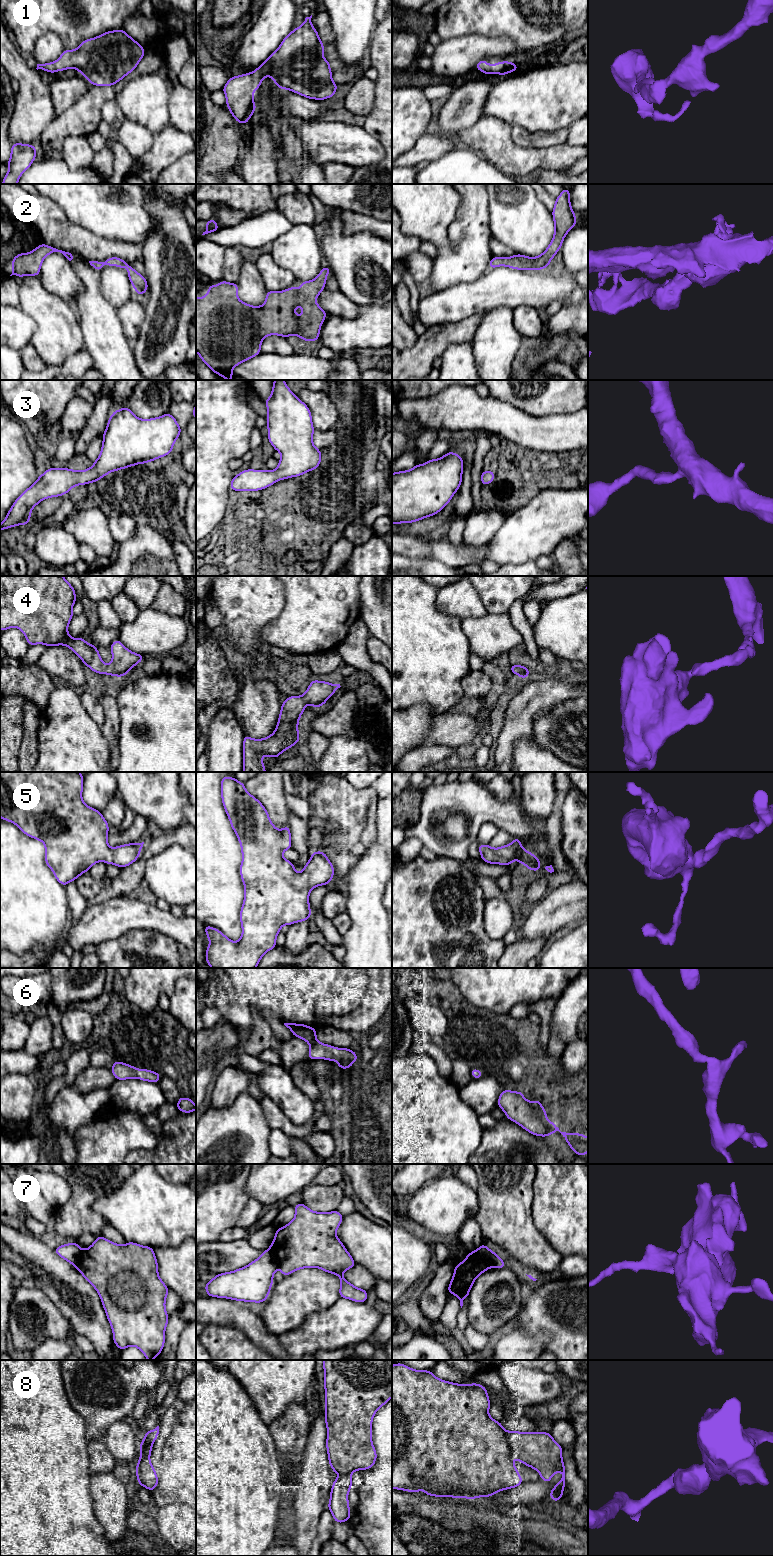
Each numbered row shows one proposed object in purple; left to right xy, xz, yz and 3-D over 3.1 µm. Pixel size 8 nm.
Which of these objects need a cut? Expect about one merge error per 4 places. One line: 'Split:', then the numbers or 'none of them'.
Split: 7, 8

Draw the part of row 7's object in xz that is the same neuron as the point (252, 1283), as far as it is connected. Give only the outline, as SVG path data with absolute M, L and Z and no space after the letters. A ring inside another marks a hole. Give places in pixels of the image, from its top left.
M269 1249L264 1250L259 1258L245 1267L217 1274L206 1282L205 1291L210 1297L244 1302L265 1302L277 1268L278 1262L274 1254Z

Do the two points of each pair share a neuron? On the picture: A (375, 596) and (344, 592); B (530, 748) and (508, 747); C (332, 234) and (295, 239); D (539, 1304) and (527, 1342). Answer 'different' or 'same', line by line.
A: different
B: different
C: different
D: different

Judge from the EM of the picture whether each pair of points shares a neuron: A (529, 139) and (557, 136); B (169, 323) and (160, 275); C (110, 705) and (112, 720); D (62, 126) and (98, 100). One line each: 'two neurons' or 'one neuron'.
A: one neuron
B: one neuron
C: one neuron
D: one neuron

